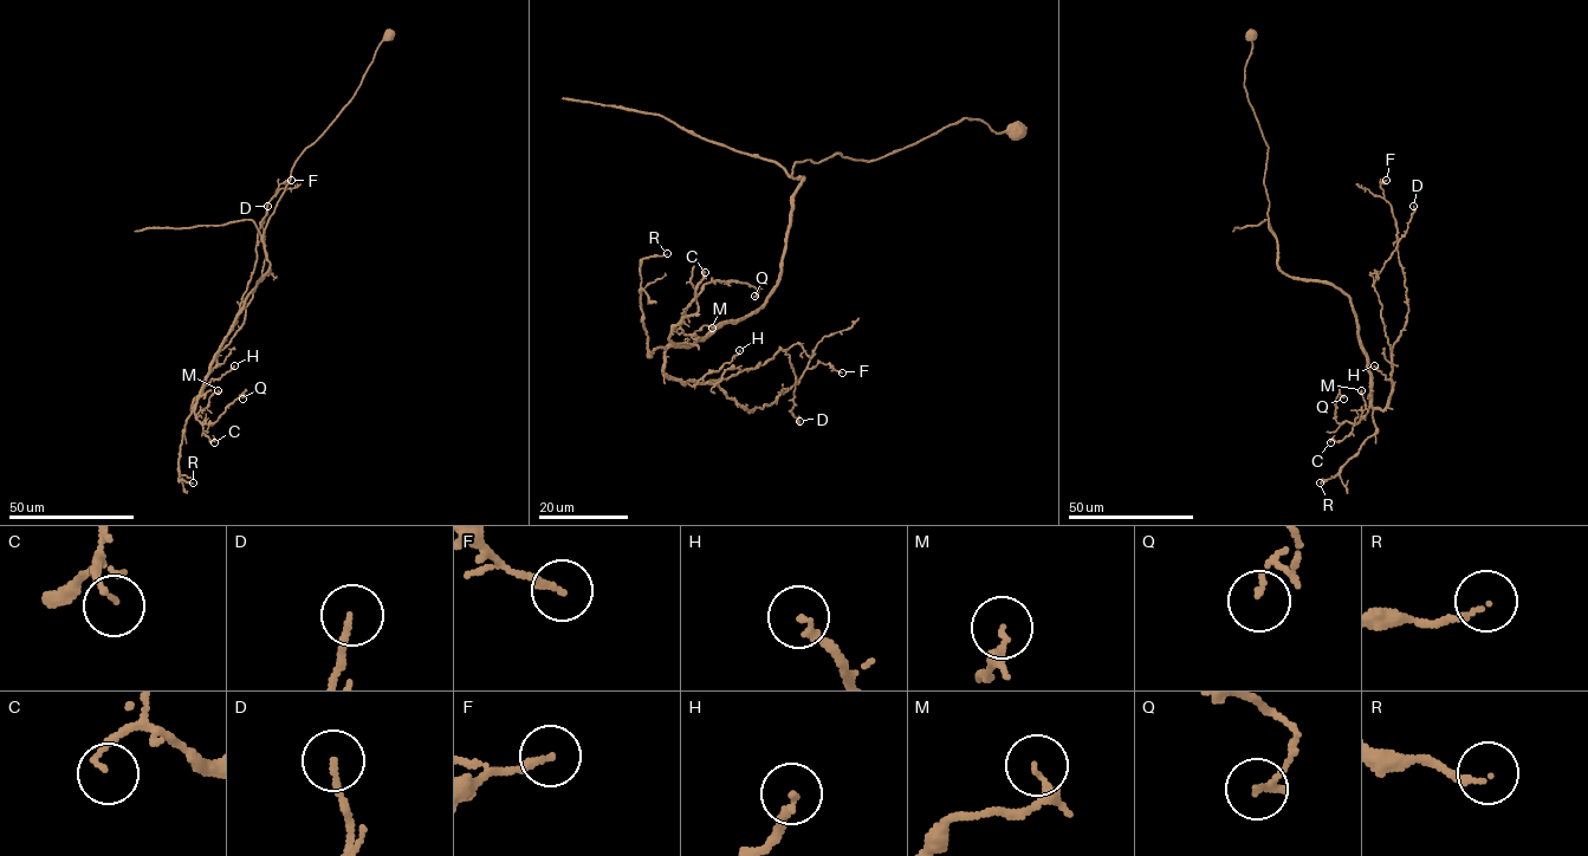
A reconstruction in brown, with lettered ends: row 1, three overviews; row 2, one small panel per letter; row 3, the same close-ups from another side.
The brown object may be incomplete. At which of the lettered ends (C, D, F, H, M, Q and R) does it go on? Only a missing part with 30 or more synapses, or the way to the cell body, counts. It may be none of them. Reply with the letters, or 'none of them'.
none of them

